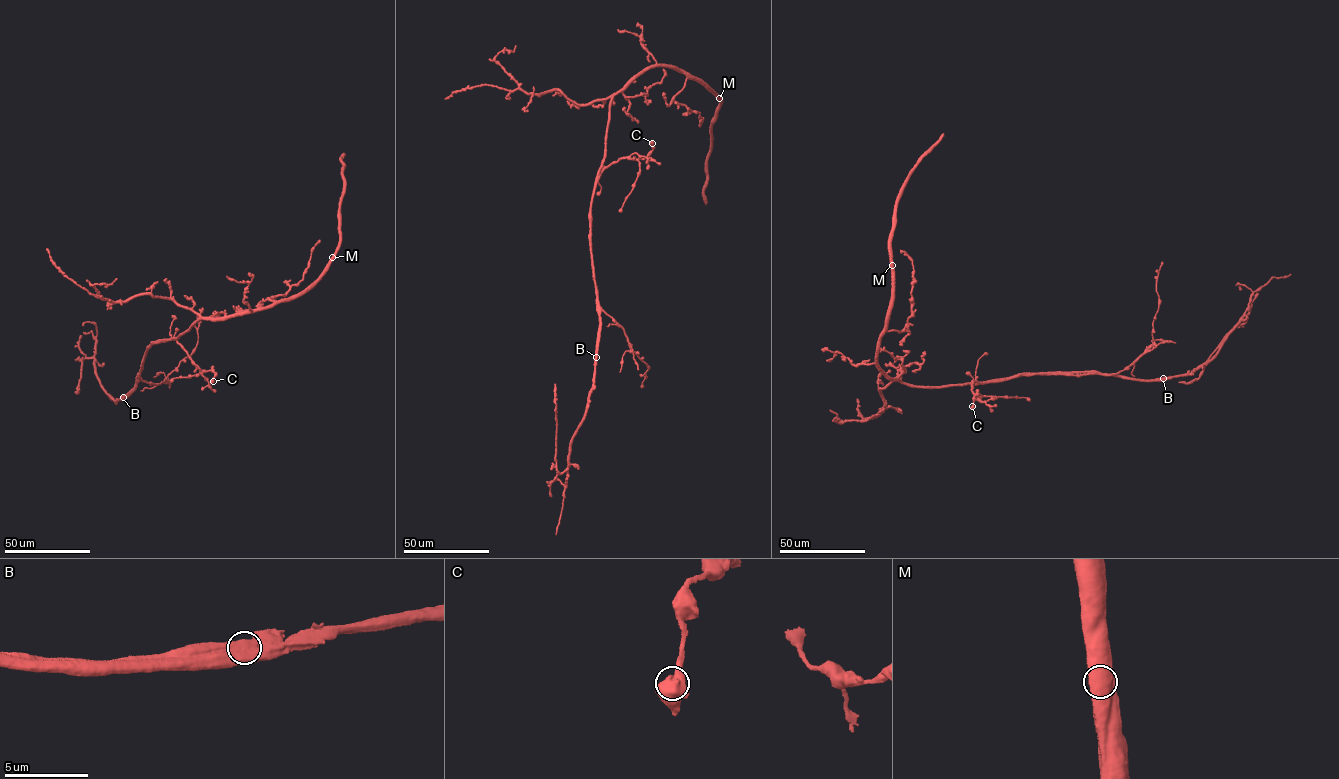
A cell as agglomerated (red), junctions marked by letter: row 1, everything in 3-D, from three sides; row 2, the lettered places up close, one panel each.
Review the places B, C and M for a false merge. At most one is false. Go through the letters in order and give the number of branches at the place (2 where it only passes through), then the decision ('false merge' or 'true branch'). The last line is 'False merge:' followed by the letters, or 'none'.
B: branches 2; false merge
C: branches 2; true branch
M: branches 2; true branch
False merge: B

